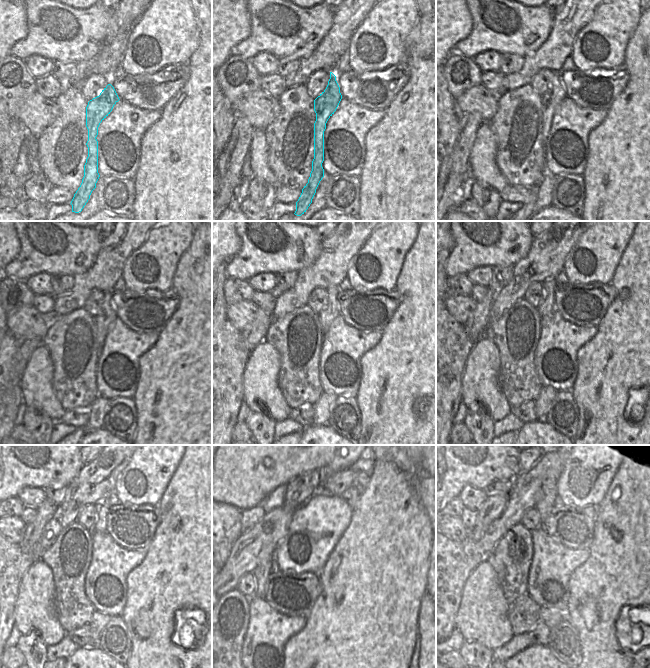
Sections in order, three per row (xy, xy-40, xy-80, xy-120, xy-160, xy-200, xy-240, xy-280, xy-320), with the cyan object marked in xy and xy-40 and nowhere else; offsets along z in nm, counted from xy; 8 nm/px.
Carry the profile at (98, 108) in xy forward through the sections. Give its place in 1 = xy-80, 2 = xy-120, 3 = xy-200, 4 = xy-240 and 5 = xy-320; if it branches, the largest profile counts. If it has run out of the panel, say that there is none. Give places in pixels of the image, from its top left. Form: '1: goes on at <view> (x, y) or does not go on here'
1: goes on at xy-80 (551, 99)
2: goes on at xy-120 (107, 314)
3: goes on at xy-200 (548, 306)
4: goes on at xy-240 (102, 506)
5: goes on at xy-320 (546, 496)

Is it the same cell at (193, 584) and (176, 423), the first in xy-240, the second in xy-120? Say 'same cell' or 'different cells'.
same cell

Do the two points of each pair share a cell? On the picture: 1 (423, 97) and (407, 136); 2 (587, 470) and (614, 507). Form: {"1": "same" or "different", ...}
{"1": "same", "2": "different"}

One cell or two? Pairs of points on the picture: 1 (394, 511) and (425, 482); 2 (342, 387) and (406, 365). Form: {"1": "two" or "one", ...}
{"1": "one", "2": "two"}

